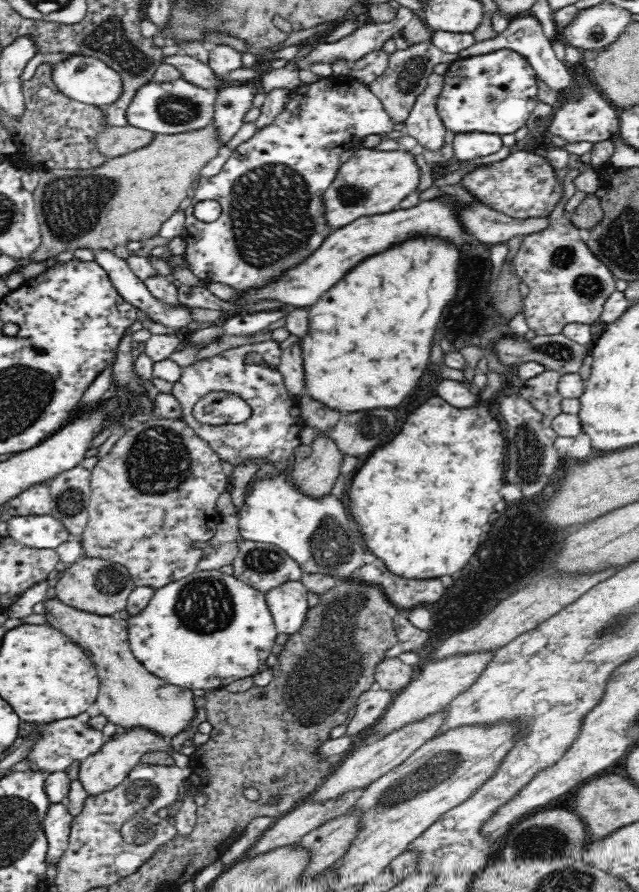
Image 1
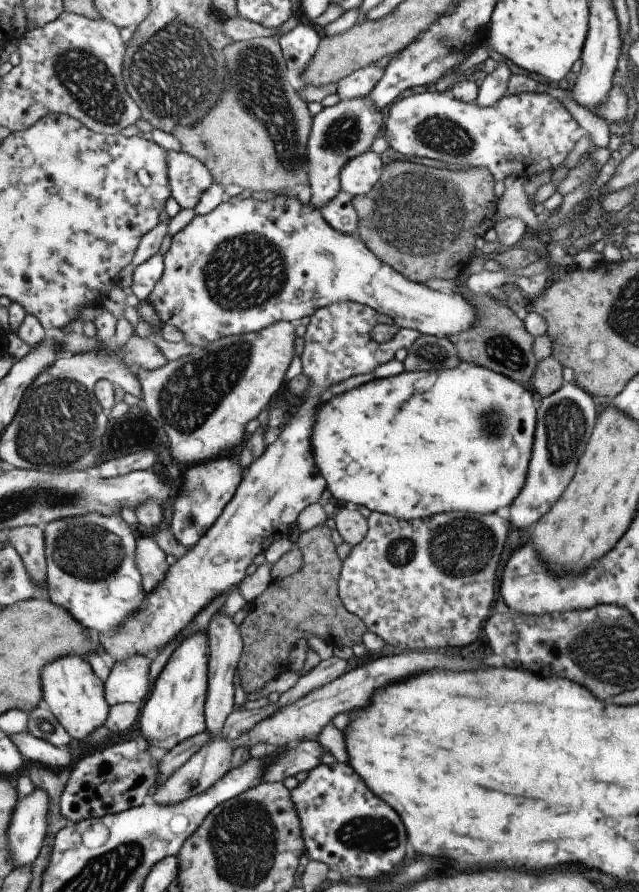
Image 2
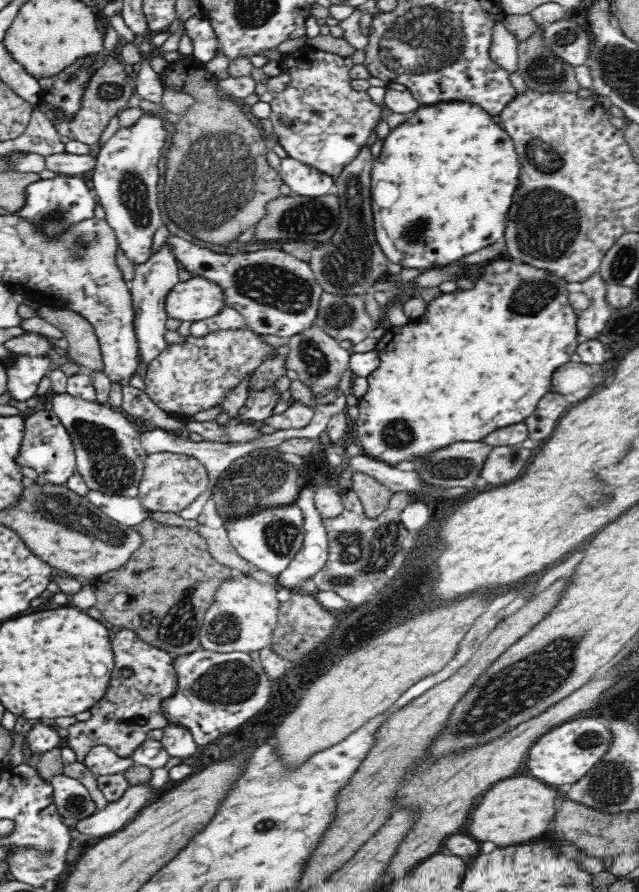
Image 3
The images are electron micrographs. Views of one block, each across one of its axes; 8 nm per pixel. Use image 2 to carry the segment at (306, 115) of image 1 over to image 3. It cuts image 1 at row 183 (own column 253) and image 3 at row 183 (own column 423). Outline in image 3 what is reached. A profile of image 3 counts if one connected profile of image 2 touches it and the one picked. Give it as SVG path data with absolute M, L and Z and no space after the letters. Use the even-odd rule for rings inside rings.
M290 156L281 160L278 172L286 186L299 196L322 197L328 195L329 189L335 184L329 174L324 174Z

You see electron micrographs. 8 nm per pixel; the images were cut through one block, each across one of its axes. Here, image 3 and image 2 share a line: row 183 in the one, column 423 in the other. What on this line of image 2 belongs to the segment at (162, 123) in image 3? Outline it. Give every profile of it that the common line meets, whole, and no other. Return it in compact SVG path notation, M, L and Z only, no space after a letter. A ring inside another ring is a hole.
M422 92L399 98L385 113L382 136L402 156L485 168L495 182L512 174L527 180L546 170L555 171L574 149L572 134L580 128L559 99L534 92L506 94L488 108L462 102L450 92Z

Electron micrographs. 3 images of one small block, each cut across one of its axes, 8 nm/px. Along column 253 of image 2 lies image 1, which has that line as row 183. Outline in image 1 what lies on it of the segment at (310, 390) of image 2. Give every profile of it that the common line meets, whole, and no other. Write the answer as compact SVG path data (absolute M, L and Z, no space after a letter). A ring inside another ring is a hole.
M514 149L504 160L486 160L482 167L465 174L460 182L475 200L518 219L549 216L564 194L550 161L541 152L531 153L524 149Z

